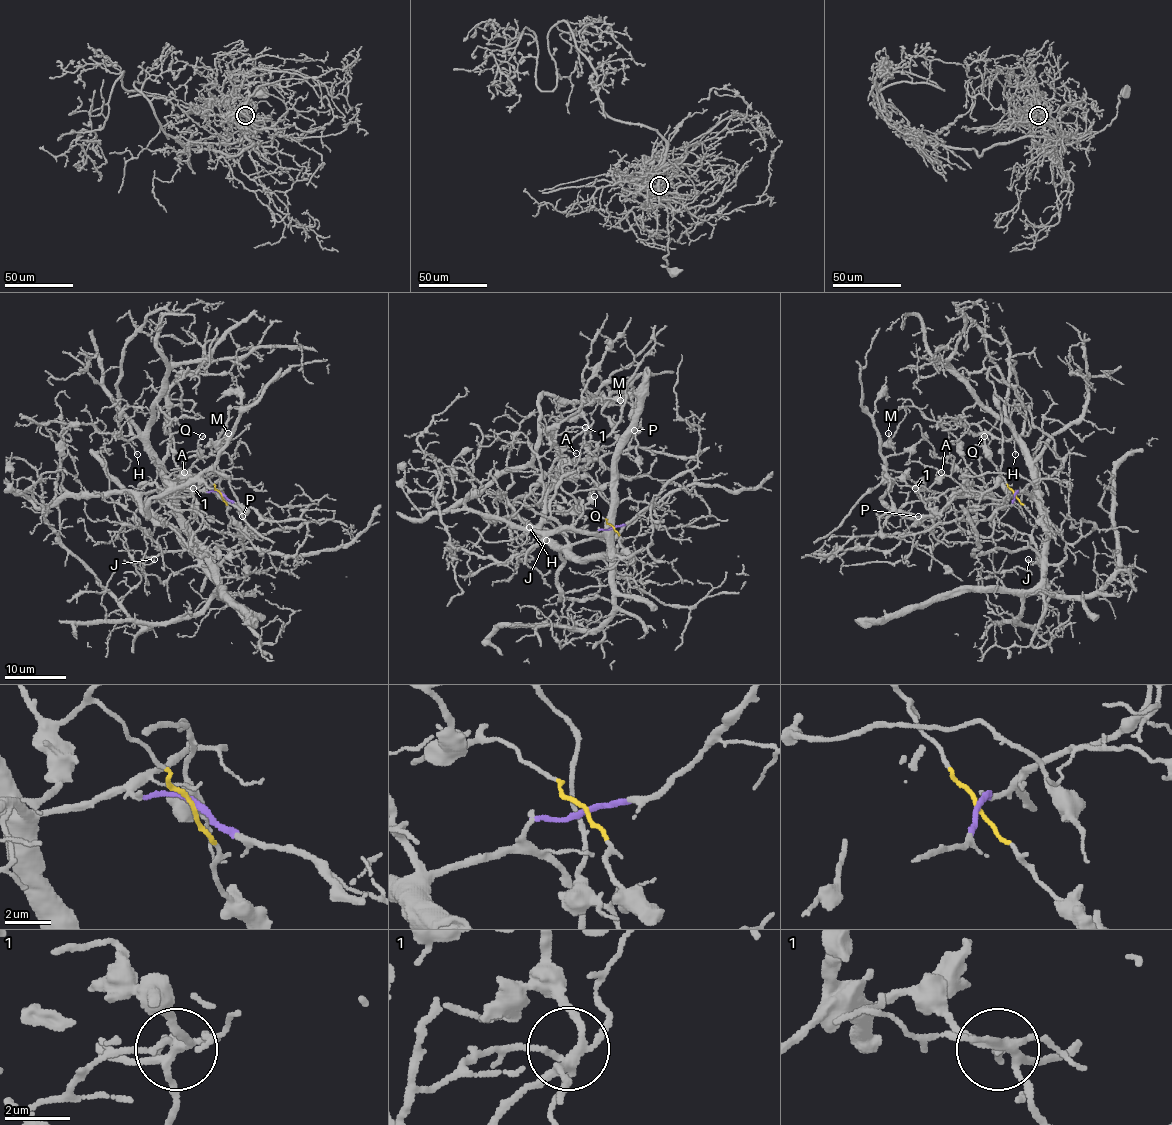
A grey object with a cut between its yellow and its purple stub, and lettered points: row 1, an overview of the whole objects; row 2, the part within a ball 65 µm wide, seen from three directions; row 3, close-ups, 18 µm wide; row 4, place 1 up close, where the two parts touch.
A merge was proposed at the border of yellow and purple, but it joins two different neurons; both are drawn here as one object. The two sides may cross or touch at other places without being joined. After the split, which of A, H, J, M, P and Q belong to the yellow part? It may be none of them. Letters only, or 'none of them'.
A, M, P, Q

